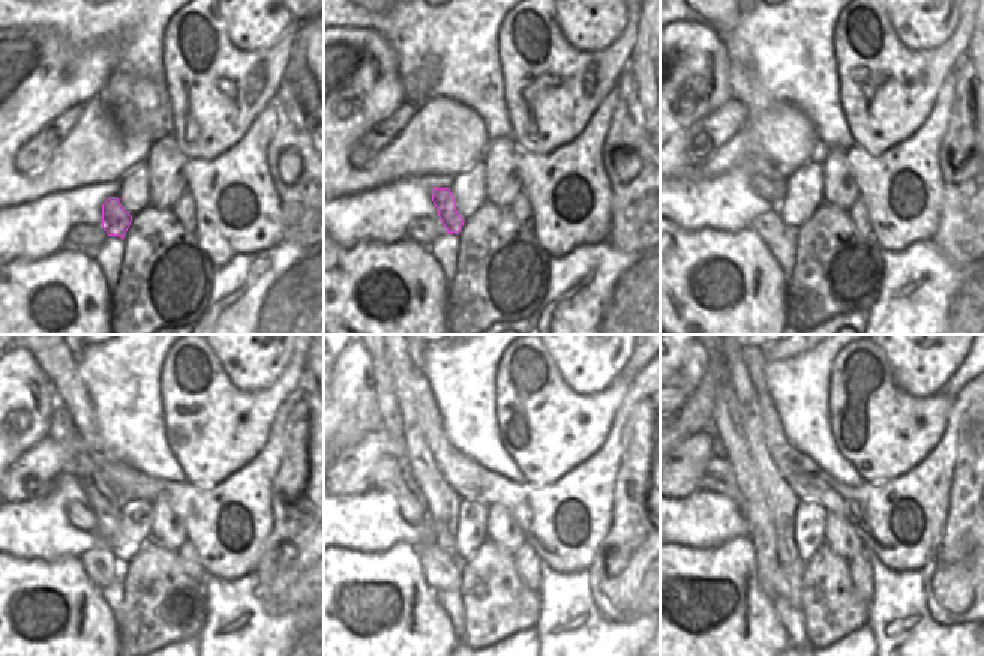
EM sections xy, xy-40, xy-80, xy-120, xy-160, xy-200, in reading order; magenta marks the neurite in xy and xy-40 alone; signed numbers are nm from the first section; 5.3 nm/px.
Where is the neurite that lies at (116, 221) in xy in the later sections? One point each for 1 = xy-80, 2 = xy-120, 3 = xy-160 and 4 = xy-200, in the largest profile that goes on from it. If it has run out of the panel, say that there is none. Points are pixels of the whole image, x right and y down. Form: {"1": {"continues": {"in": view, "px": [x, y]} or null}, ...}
{"1": {"continues": {"in": "xy-80", "px": [767, 189]}}, "2": {"continues": {"in": "xy-120", "px": [80, 515]}}, "3": {"continues": {"in": "xy-160", "px": [387, 475]}}, "4": {"continues": {"in": "xy-200", "px": [717, 476]}}}

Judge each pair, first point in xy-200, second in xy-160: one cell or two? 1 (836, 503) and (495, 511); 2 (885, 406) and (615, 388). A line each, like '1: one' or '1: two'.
1: two
2: one

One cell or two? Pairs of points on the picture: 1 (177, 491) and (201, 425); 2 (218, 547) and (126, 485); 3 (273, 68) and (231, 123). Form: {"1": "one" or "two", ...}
{"1": "two", "2": "two", "3": "one"}

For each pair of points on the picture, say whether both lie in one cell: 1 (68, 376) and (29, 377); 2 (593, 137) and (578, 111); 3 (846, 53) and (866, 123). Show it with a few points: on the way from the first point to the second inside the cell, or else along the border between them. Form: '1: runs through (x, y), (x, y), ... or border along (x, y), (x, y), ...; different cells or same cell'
1: border along (32, 353), (57, 400); different cells
2: border along (605, 95), (587, 125), (570, 141), (558, 147); different cells
3: runs through (852, 71), (852, 80), (861, 92), (864, 105); same cell

